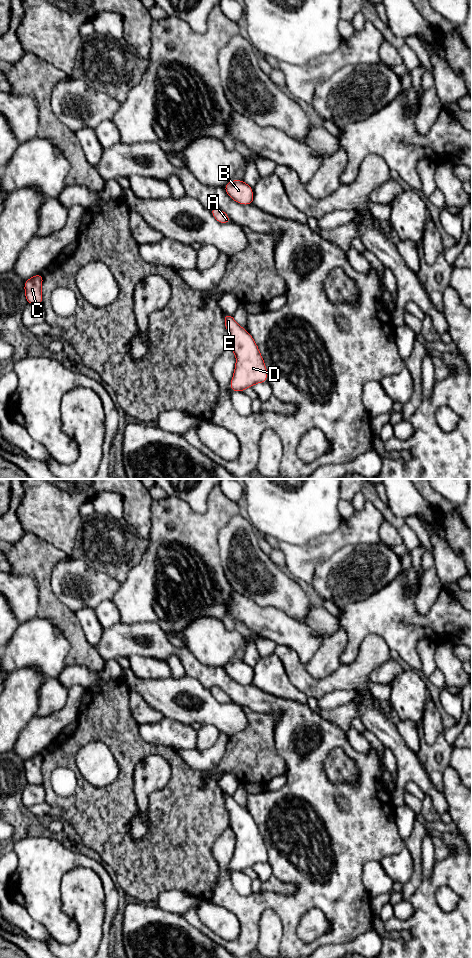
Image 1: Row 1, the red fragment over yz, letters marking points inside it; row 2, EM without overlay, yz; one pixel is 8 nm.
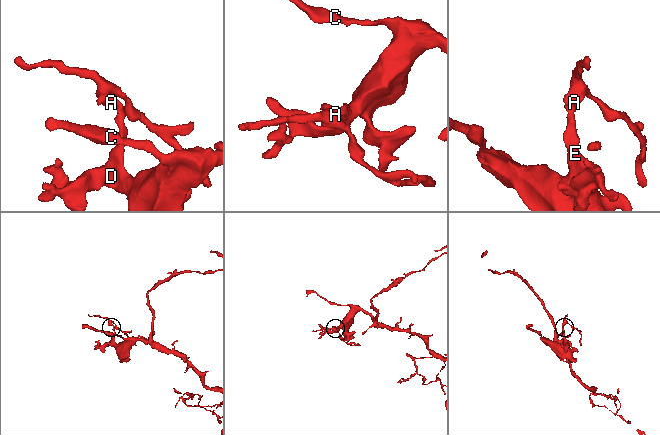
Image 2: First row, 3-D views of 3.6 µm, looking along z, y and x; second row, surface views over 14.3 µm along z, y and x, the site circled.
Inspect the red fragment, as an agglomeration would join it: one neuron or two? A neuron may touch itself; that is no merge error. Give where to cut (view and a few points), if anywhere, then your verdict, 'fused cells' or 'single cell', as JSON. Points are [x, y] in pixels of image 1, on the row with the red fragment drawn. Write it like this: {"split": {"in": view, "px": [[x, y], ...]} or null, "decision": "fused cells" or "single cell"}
{"split": null, "decision": "single cell"}

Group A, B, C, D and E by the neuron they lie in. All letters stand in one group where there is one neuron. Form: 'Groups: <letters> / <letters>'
Groups: A B C D E

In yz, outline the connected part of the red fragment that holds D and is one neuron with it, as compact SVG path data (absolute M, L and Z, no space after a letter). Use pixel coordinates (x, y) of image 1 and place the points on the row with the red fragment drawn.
M224 313L224 325L229 333L229 348L236 356L235 370L230 381L232 392L243 392L257 383L267 382L267 367L247 329L241 327L232 314Z

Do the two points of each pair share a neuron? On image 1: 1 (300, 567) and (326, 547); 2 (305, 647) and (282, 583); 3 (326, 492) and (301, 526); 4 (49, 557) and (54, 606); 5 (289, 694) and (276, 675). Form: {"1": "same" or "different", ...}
{"1": "same", "2": "different", "3": "same", "4": "same", "5": "same"}

